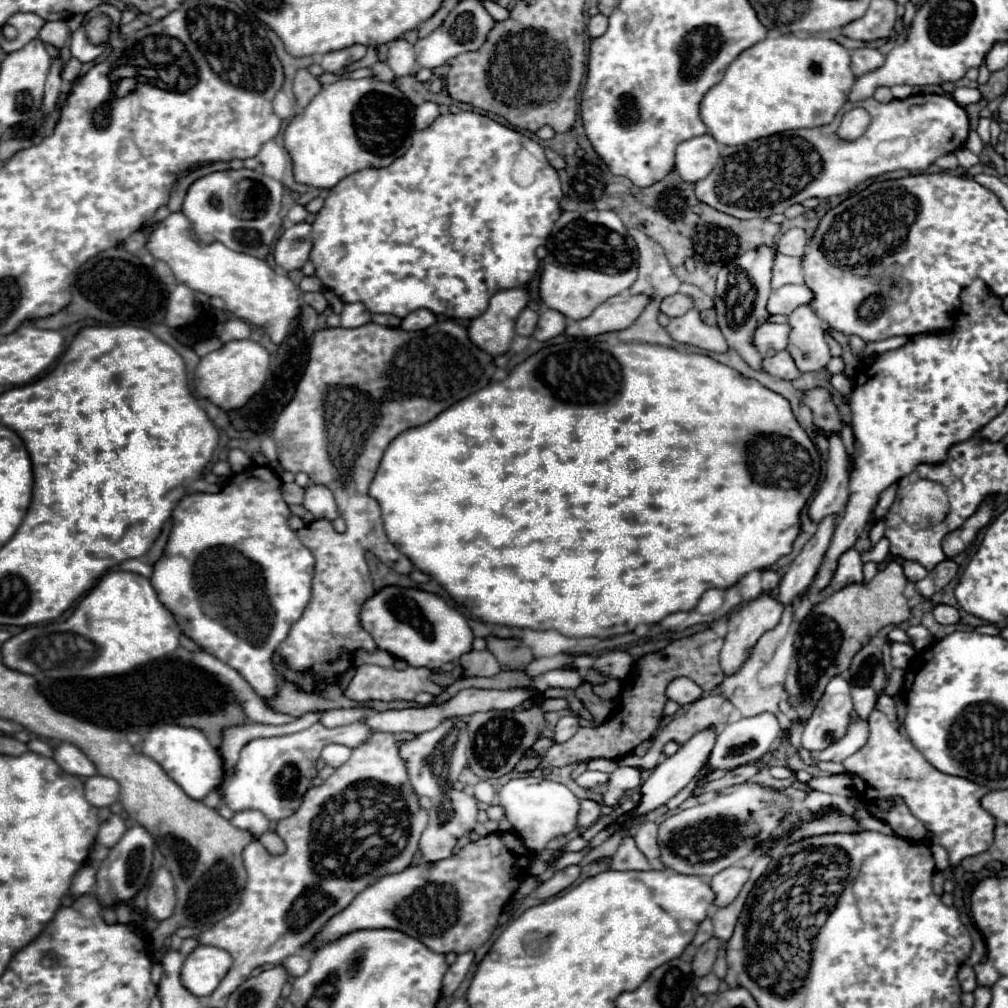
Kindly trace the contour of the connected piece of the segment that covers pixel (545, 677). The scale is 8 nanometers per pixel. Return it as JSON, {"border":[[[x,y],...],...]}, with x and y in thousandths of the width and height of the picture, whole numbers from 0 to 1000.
{"border":[[[547,665],[547,667],[541,667],[537,671],[531,671],[529,673],[529,683],[533,687],[545,683],[545,681],[557,681],[557,683],[572,683],[574,677],[576,677],[576,669],[572,665]]]}

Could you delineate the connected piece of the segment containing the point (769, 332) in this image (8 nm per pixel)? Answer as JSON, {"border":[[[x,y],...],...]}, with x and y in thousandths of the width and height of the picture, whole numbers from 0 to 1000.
{"border":[[[759,319],[749,327],[747,341],[749,345],[753,345],[755,351],[761,351],[761,347],[779,347],[781,331],[783,331],[781,321],[761,321]]]}

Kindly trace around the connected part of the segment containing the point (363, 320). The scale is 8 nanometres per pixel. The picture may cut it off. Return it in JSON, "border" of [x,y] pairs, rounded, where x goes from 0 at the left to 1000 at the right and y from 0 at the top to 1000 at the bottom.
{"border":[[[356,300],[342,302],[336,315],[338,315],[338,323],[342,323],[342,325],[354,325],[354,323],[368,319],[368,312],[364,310],[362,302],[356,302]]]}

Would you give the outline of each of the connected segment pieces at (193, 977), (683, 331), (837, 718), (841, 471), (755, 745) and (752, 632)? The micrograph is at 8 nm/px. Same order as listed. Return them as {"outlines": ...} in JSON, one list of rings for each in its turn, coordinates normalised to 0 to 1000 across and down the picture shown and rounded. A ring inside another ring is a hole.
{"outlines":[[[[199,937],[184,950],[180,974],[189,986],[203,990],[217,978],[217,974],[229,960],[229,954],[231,952],[223,942]]],[[[689,306],[674,315],[668,315],[662,323],[662,329],[672,339],[697,345],[703,349],[719,349],[723,345],[717,331],[711,325],[705,325],[695,319],[693,310]]],[[[828,671],[813,694],[807,710],[799,718],[797,740],[805,746],[814,746],[824,740],[828,734],[834,734],[840,728],[846,706],[846,694],[842,688],[842,679]]],[[[832,429],[822,431],[822,456],[818,476],[803,502],[803,514],[807,518],[816,516],[828,508],[836,508],[842,494],[842,452]]],[[[763,706],[747,710],[747,712],[735,712],[731,716],[723,716],[719,720],[711,722],[711,726],[709,726],[709,742],[705,744],[705,750],[701,752],[699,764],[713,766],[713,764],[725,764],[725,762],[731,762],[731,760],[737,760],[737,758],[751,756],[765,742],[765,738],[773,730],[775,730],[773,716]]],[[[755,591],[723,613],[723,629],[713,651],[719,671],[727,671],[737,663],[751,635],[773,619],[775,607],[777,601],[767,591]]]]}

